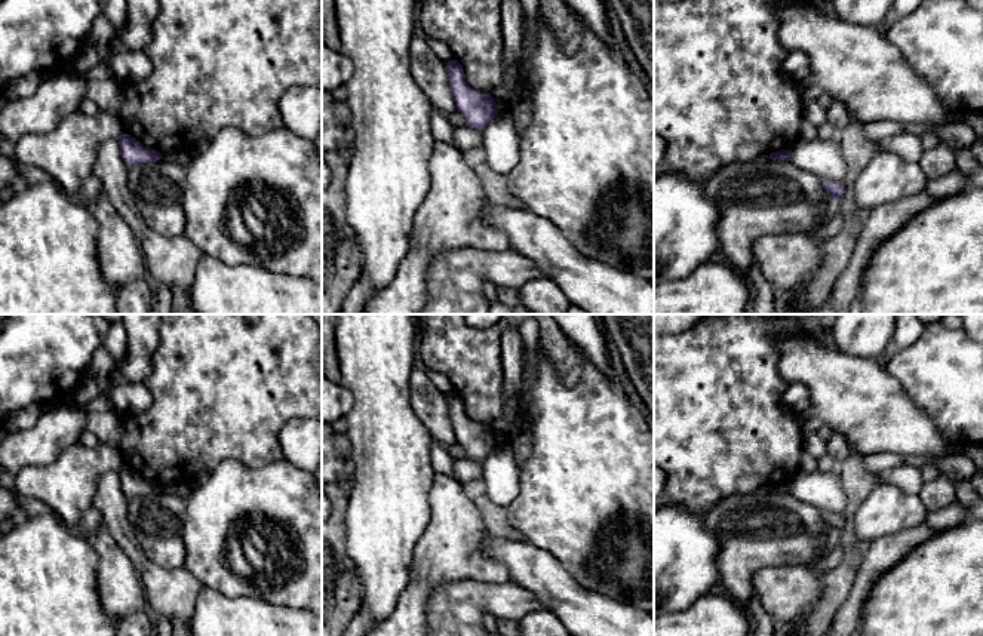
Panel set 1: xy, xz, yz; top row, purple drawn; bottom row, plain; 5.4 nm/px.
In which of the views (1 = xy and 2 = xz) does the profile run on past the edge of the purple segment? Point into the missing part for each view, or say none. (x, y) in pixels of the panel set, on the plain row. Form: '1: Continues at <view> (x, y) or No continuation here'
1: No continuation here
2: No continuation here

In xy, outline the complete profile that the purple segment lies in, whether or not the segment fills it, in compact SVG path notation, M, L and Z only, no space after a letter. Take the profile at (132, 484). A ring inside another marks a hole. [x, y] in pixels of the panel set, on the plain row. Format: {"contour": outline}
{"contour": "M122 466L117 473L122 491L128 500L138 495L157 494L162 491L159 483L147 482L139 473L128 466Z"}

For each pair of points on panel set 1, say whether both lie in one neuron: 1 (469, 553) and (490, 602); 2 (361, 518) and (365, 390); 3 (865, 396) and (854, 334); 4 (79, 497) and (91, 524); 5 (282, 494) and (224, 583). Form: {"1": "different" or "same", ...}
{"1": "different", "2": "same", "3": "different", "4": "different", "5": "same"}

